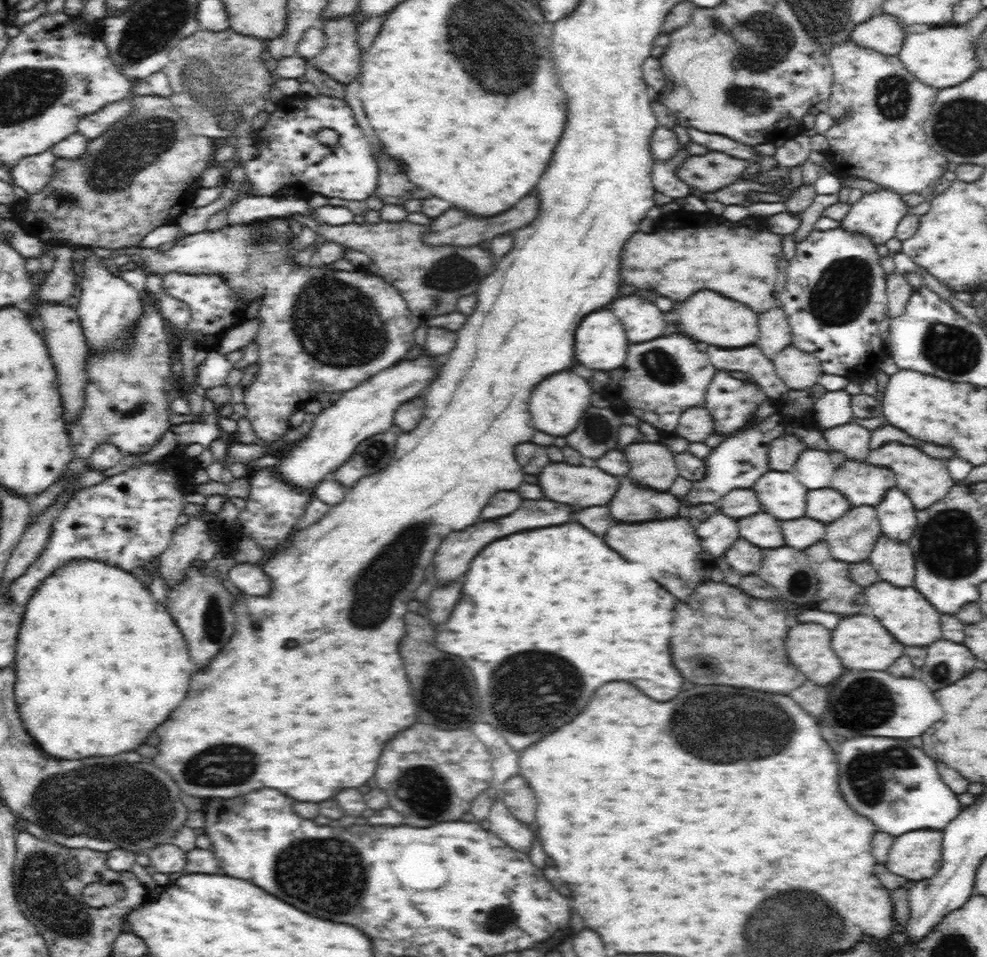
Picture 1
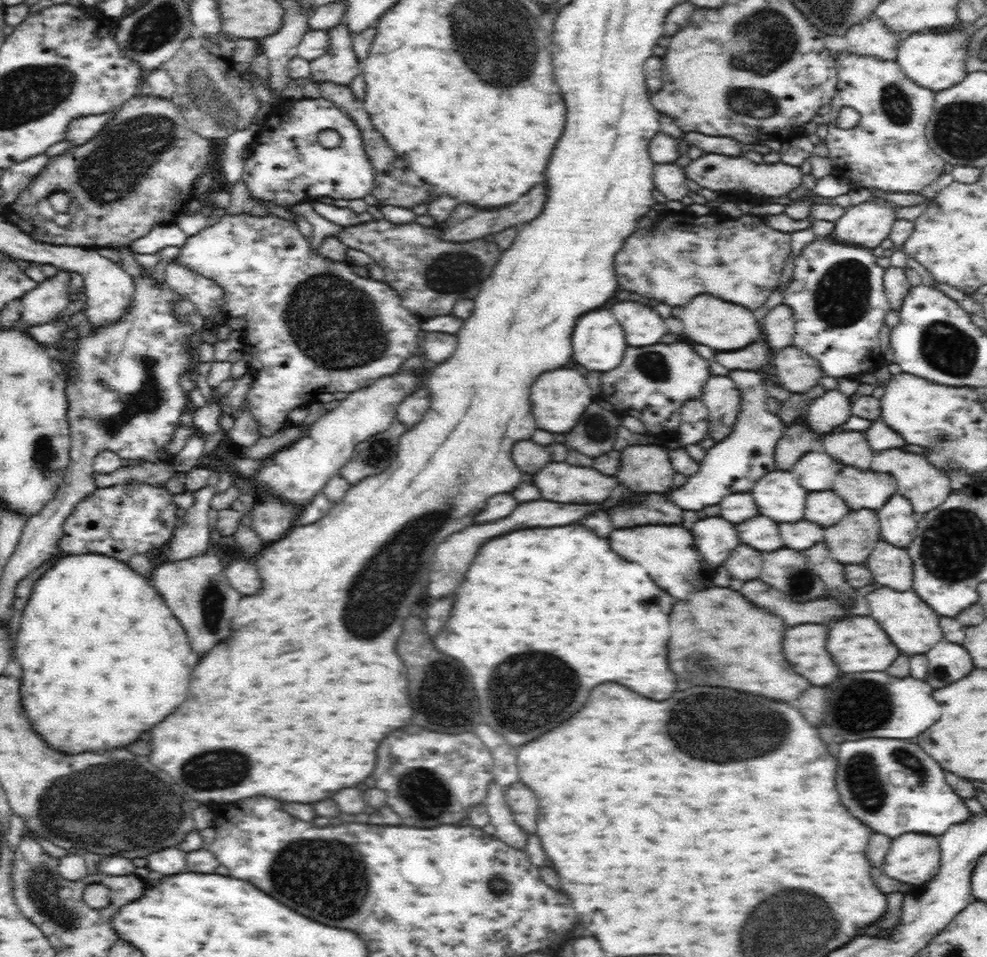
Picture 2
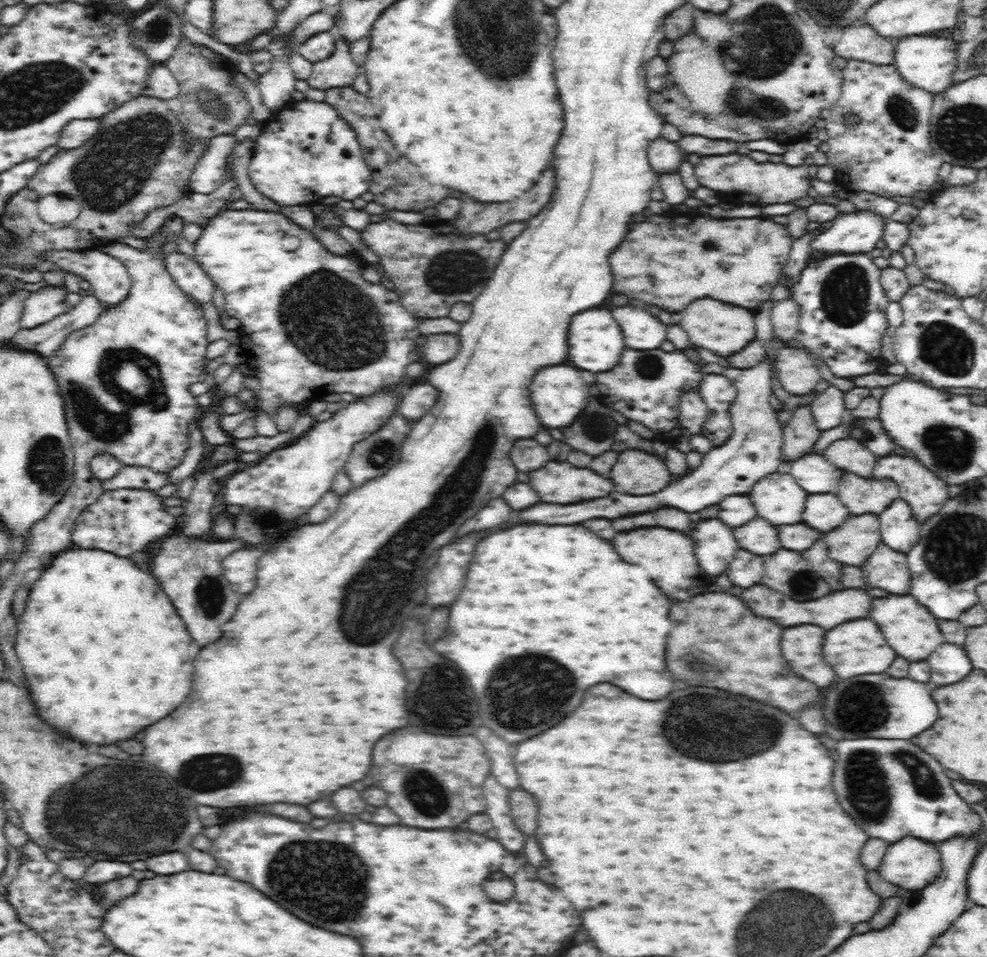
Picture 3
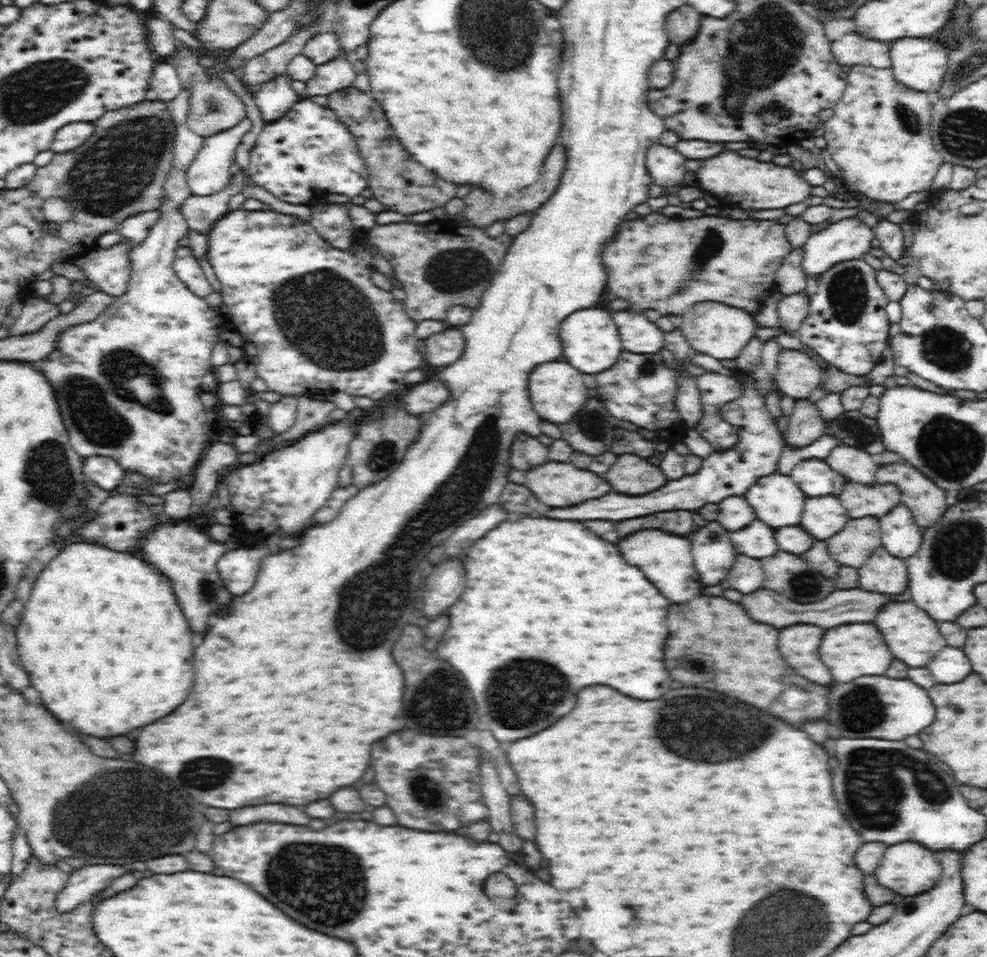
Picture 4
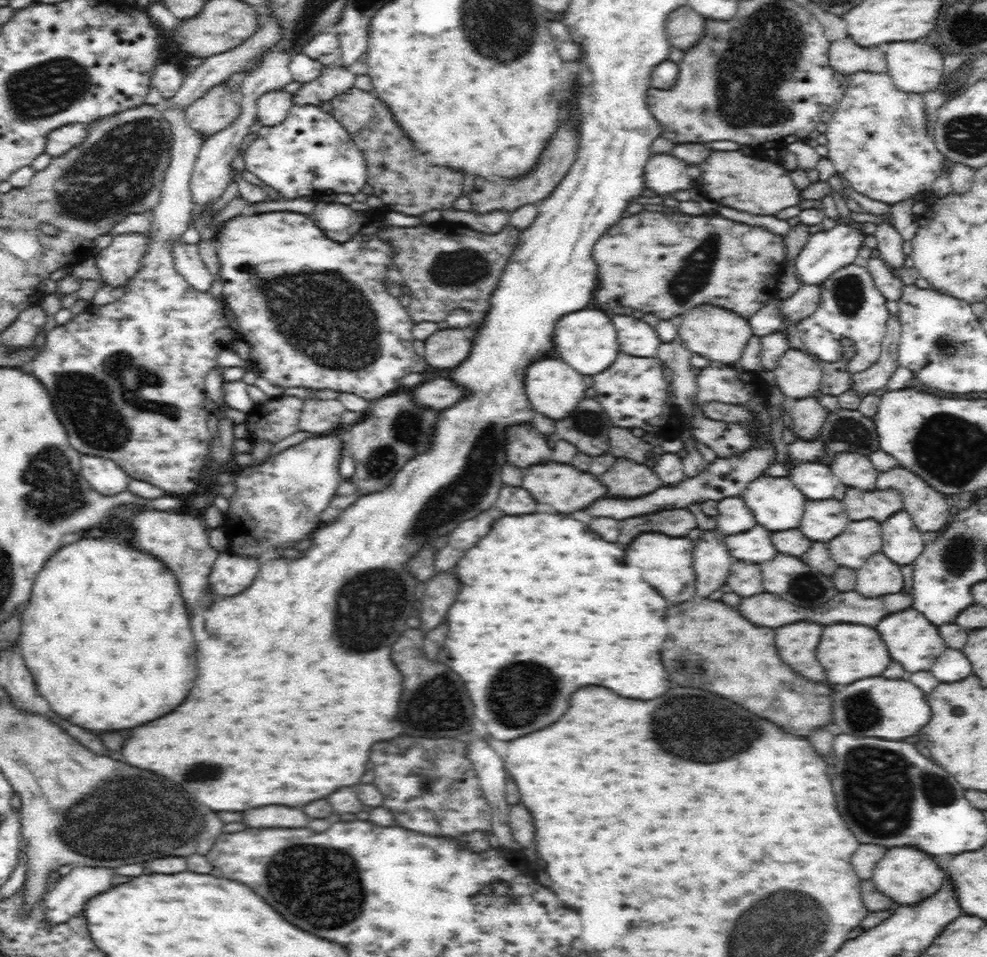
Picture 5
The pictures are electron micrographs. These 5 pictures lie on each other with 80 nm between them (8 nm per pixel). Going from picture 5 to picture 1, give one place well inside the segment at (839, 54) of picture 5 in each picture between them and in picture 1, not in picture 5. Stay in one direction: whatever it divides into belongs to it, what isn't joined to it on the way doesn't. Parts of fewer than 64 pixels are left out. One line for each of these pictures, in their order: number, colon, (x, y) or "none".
1: (882, 33)
2: (870, 37)
3: (862, 43)
4: (851, 50)

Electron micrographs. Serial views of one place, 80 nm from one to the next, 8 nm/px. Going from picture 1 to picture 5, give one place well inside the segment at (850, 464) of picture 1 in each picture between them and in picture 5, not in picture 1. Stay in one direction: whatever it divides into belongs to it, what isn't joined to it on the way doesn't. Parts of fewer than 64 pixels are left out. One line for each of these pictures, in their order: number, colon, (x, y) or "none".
2: (858, 489)
3: (860, 496)
4: (879, 500)
5: (880, 506)

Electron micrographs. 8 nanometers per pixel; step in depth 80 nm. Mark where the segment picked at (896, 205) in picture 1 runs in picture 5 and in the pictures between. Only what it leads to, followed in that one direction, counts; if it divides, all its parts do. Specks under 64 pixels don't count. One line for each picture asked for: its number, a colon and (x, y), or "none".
2: (868, 224)
3: (850, 234)
4: (848, 239)
5: (824, 253)

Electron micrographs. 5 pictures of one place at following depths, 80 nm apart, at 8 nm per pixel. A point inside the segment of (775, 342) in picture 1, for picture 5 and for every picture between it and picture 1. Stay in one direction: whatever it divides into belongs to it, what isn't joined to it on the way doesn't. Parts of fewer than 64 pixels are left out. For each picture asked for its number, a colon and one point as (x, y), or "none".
2: (779, 324)
3: (785, 313)
4: (792, 309)
5: (802, 304)

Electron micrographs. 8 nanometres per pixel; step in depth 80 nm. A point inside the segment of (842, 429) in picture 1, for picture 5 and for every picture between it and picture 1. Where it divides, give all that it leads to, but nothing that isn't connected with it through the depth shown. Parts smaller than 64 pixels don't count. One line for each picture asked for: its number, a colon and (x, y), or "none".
2: (851, 448)
3: (848, 453)
4: (853, 463)
5: (854, 469)

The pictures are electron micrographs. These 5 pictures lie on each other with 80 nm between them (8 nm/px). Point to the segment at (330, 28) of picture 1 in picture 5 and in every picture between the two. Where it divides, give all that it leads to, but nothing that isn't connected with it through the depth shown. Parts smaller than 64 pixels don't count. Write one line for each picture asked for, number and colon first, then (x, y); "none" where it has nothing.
2: (339, 65)
3: (339, 69)
4: (337, 74)
5: (333, 80)

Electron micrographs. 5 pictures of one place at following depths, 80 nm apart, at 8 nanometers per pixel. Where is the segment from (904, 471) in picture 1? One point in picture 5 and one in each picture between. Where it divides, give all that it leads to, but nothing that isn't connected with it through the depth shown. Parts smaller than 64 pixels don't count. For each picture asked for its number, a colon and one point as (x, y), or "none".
2: (926, 488)
3: (925, 495)
4: (926, 501)
5: (928, 508)

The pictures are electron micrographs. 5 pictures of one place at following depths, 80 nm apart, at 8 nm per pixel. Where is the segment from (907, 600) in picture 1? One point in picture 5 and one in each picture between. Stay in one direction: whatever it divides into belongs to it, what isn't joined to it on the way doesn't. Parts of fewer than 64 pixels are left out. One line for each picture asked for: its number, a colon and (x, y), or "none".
2: (913, 627)
3: (912, 631)
4: (912, 635)
5: (913, 642)

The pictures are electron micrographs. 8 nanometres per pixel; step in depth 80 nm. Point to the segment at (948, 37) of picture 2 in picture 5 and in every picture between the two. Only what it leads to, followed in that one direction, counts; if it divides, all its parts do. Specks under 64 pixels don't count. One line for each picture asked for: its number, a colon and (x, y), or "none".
3: (926, 62)
4: (920, 65)
5: (914, 67)

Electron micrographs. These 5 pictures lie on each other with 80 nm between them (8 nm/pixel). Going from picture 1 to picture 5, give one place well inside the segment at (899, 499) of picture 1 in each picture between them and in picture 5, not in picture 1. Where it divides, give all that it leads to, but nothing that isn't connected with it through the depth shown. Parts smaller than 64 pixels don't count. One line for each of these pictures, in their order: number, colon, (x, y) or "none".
2: (898, 524)
3: (899, 529)
4: (901, 536)
5: (902, 542)

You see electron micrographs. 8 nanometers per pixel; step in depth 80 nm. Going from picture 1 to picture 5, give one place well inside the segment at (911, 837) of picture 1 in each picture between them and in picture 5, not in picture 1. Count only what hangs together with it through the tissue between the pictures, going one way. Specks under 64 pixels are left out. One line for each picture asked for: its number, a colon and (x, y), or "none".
2: (914, 859)
3: (910, 864)
4: (909, 869)
5: (907, 878)

